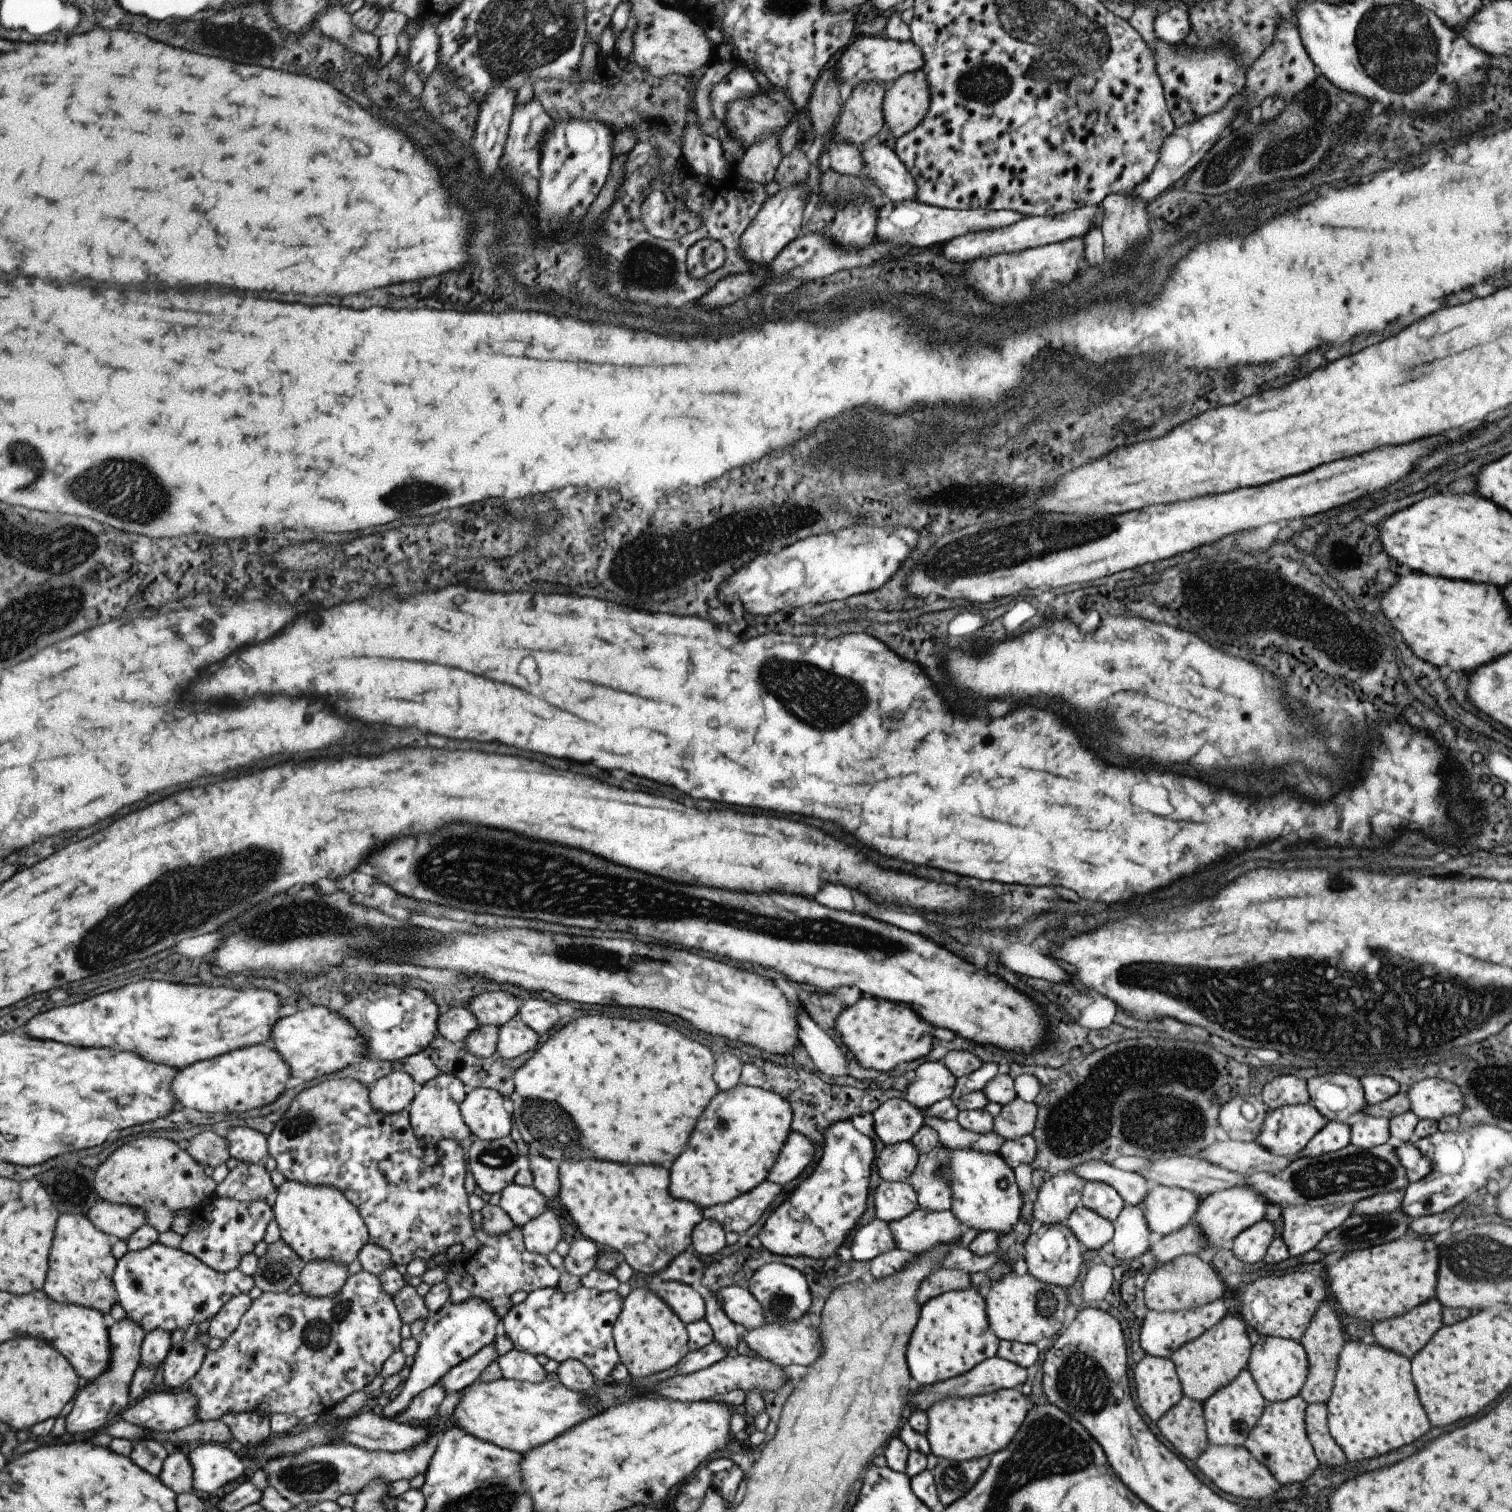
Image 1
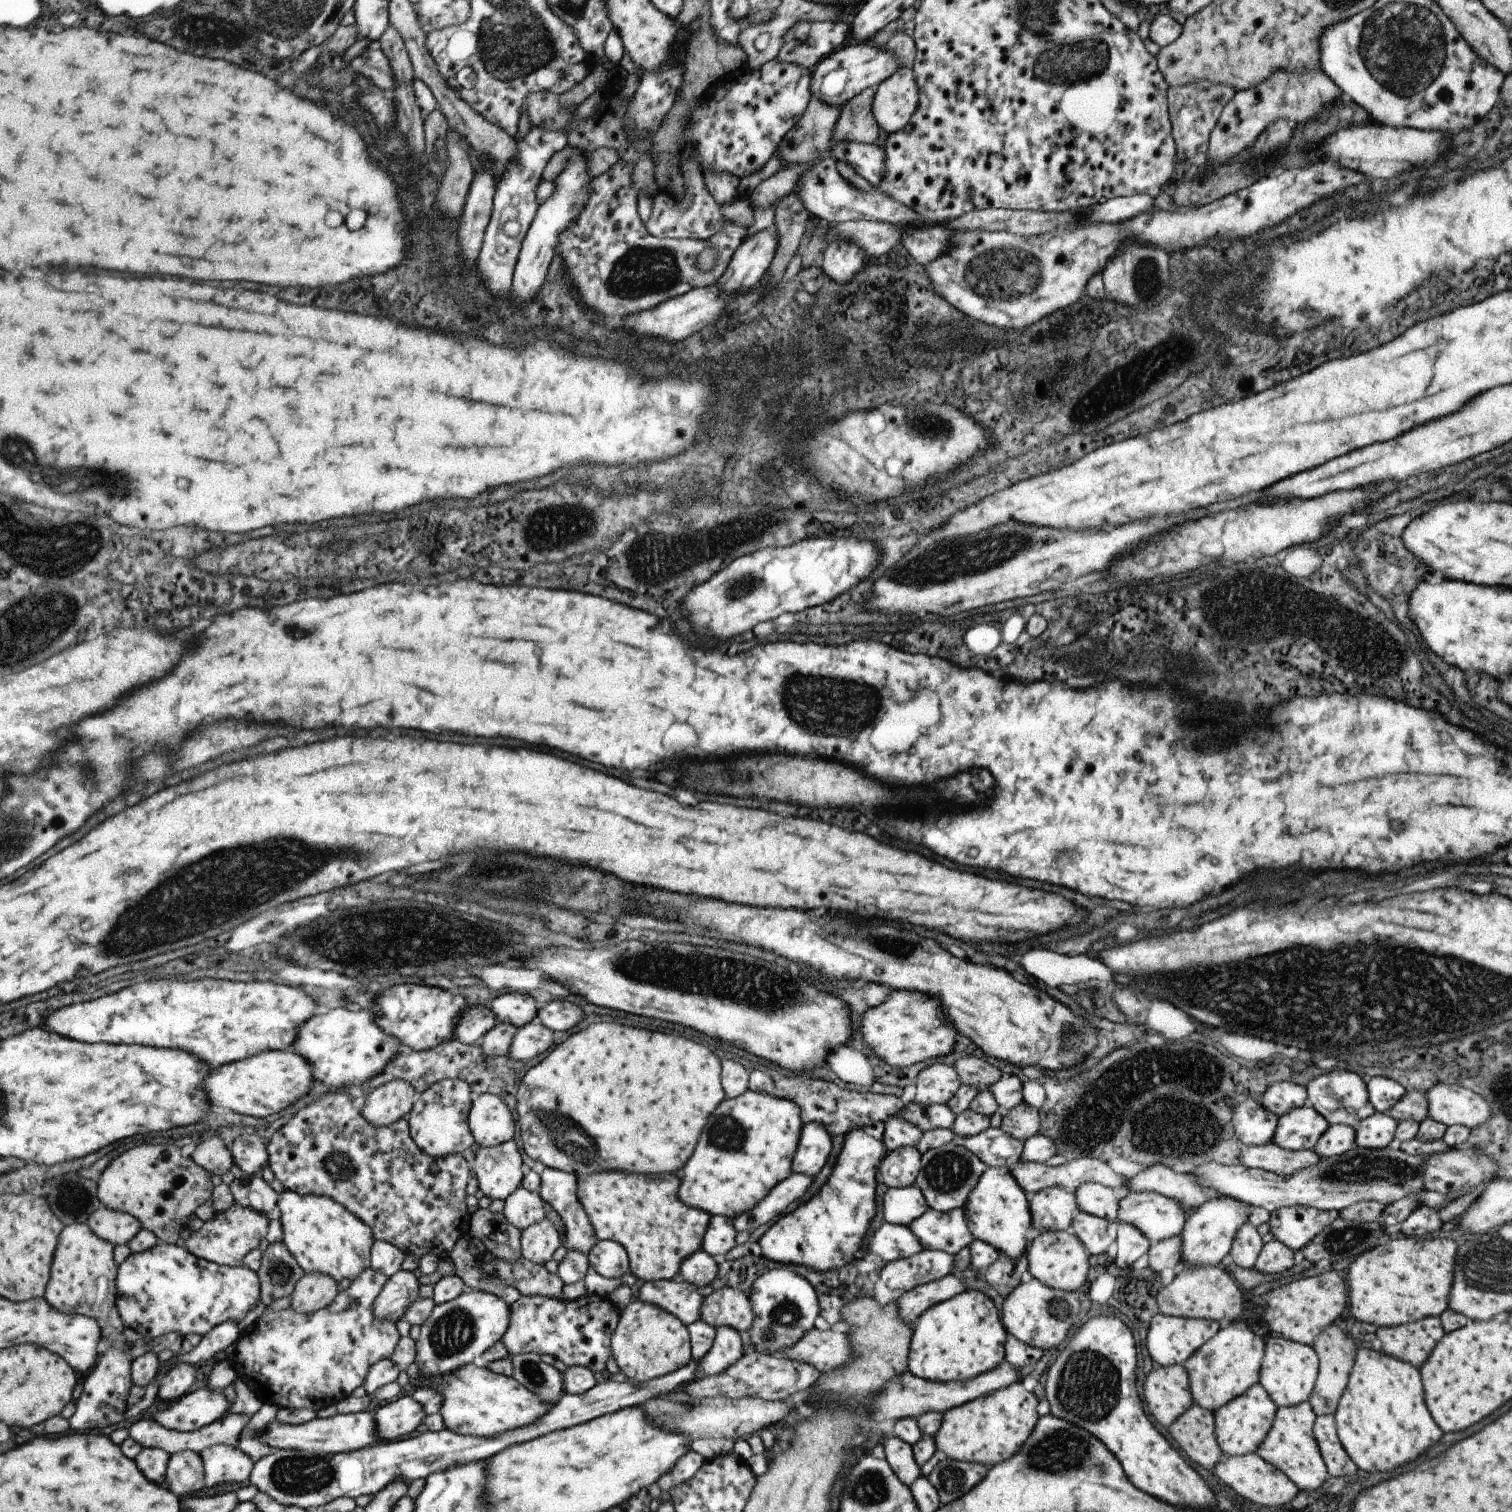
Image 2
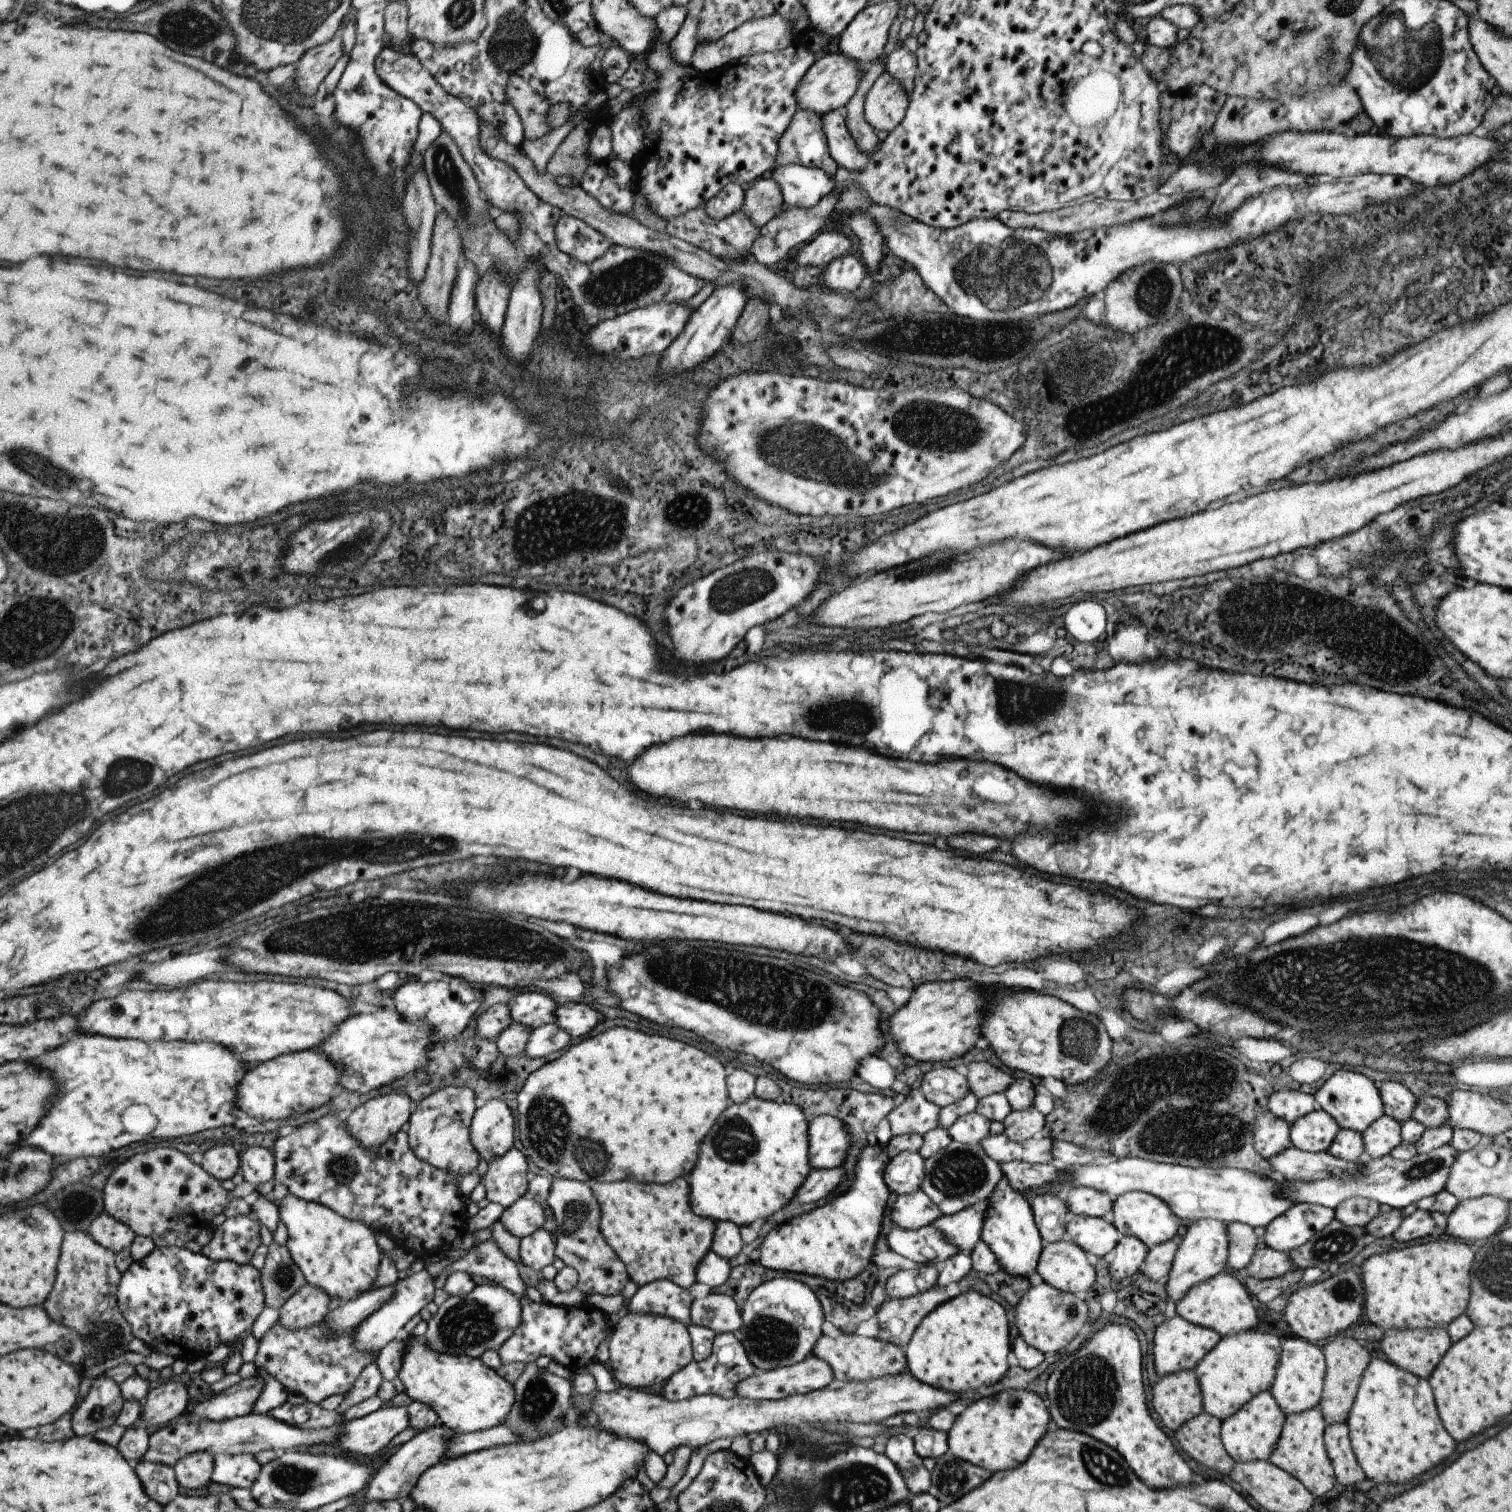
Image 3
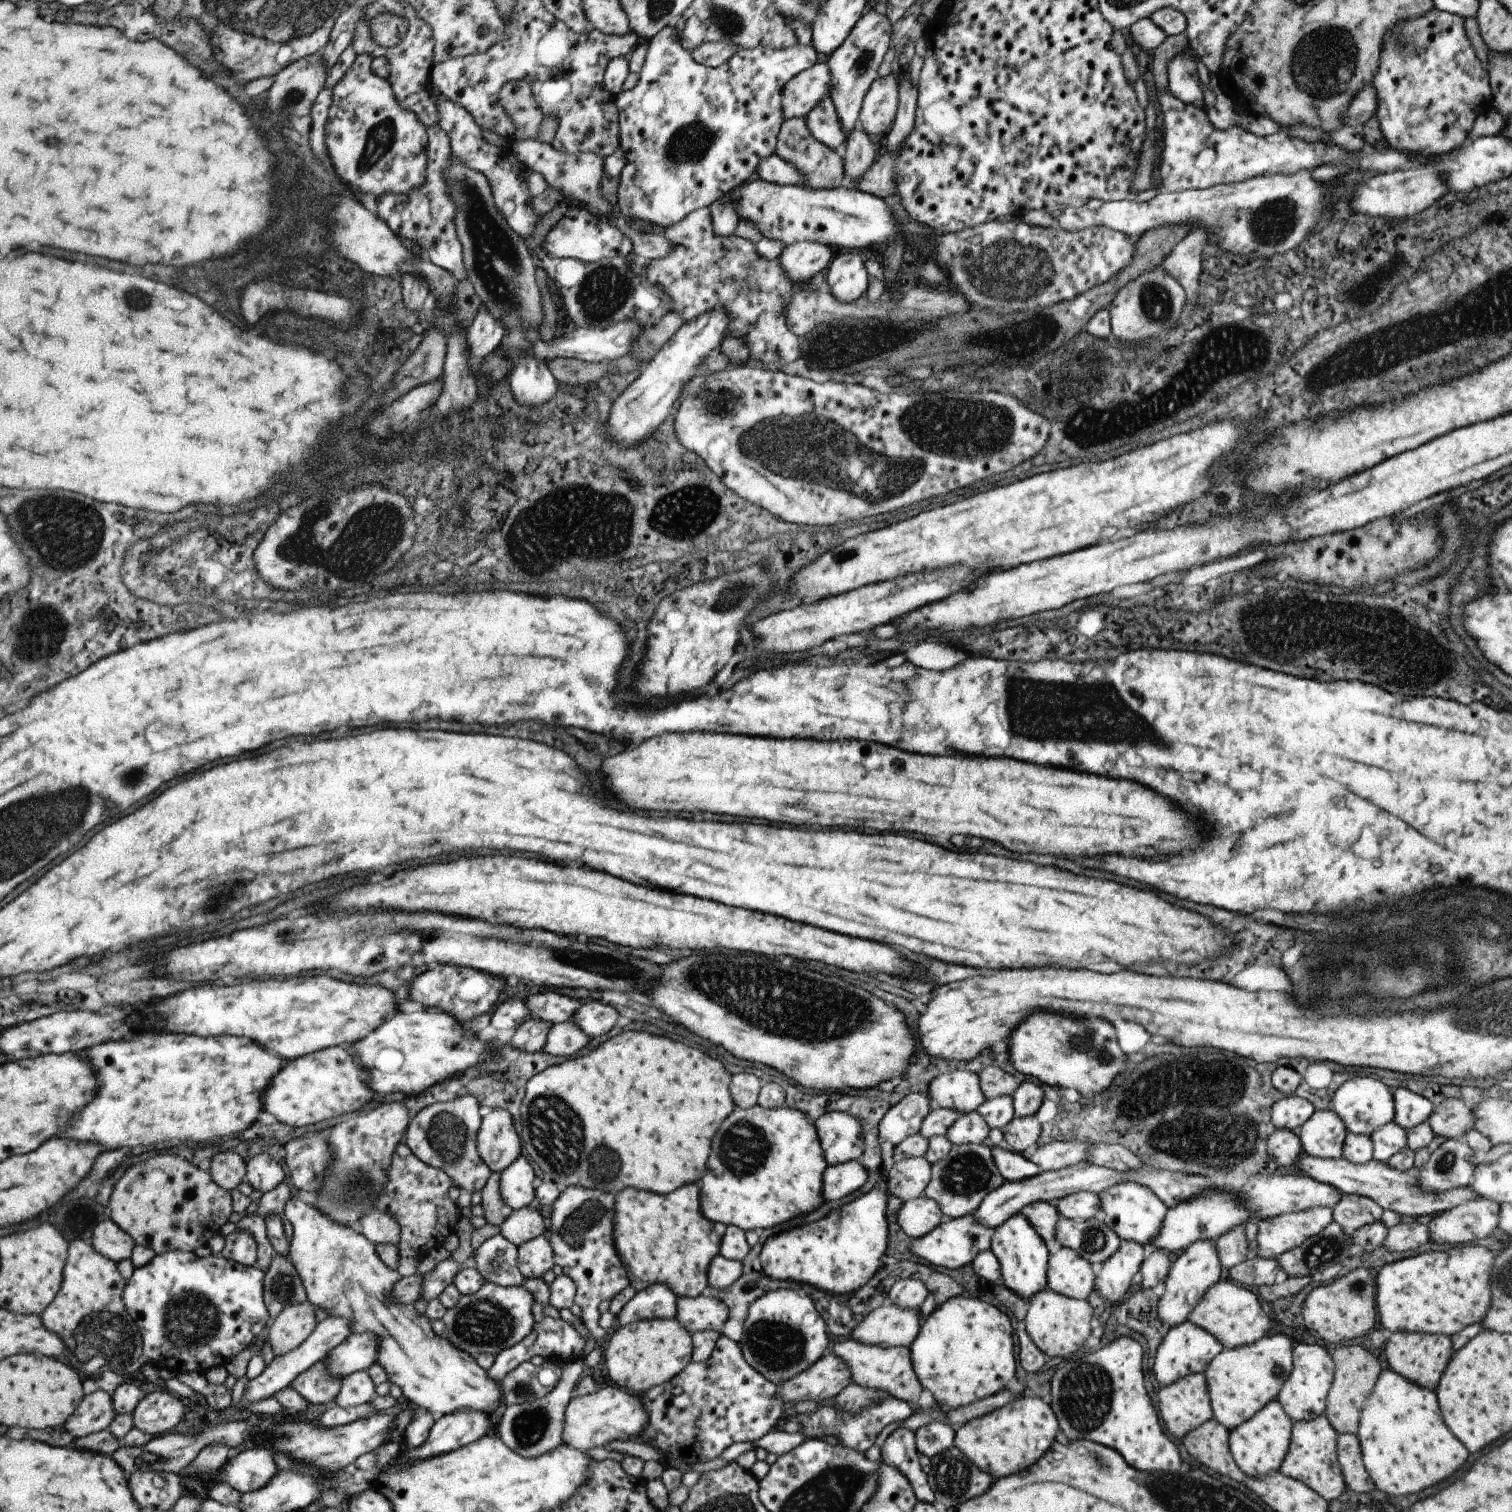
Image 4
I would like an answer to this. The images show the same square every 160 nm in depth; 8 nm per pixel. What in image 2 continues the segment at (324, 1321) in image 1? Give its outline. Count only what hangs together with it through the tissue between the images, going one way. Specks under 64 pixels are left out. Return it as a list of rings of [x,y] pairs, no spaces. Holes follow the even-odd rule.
[[[369,1269],[361,1272],[361,1275],[357,1279],[351,1282],[350,1286],[344,1291],[339,1293],[335,1302],[320,1311],[317,1311],[313,1315],[307,1313],[297,1312],[293,1307],[284,1310],[271,1312],[267,1315],[261,1315],[251,1326],[248,1326],[244,1331],[241,1332],[237,1346],[236,1356],[233,1358],[234,1367],[238,1372],[239,1378],[241,1378],[246,1384],[255,1392],[259,1399],[264,1403],[271,1403],[279,1405],[280,1407],[311,1407],[311,1408],[322,1408],[329,1406],[330,1404],[337,1404],[339,1400],[345,1400],[349,1398],[359,1386],[362,1386],[369,1368],[373,1364],[379,1362],[381,1359],[387,1359],[389,1355],[393,1354],[395,1348],[395,1342],[398,1342],[400,1336],[397,1334],[396,1324],[391,1321],[382,1321],[375,1316],[373,1311],[373,1302],[379,1294],[381,1294],[382,1288],[386,1284],[388,1276],[385,1276],[382,1272]]]

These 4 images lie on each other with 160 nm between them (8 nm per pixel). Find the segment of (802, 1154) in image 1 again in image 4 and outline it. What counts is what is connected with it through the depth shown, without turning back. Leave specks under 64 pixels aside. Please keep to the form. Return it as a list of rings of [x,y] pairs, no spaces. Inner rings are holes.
[[[843,1111],[821,1115],[813,1124],[827,1165],[857,1161],[864,1142],[859,1121]]]

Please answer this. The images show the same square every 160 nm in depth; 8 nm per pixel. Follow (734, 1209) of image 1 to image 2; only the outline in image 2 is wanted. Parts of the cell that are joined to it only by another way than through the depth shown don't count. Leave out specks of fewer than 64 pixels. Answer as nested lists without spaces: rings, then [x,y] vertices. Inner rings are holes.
[[[792,1172],[785,1180],[779,1181],[769,1189],[758,1205],[733,1217],[731,1220],[734,1229],[746,1230],[750,1233],[758,1226],[763,1226],[773,1218],[781,1216],[783,1212],[787,1212],[791,1202],[797,1202],[803,1198],[812,1180],[811,1175]]]

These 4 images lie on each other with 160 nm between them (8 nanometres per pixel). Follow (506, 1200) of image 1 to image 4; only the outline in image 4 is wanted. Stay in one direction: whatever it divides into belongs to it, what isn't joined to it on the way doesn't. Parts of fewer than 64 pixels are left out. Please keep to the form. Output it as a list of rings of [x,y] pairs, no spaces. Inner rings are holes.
[[[535,1205],[512,1210],[499,1225],[500,1235],[518,1247],[543,1234],[543,1220]]]

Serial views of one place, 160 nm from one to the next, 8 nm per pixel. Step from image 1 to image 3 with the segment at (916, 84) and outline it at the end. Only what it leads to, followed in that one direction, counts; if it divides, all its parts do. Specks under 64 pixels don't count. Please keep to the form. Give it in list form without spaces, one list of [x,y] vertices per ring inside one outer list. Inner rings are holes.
[[[883,72],[865,94],[862,113],[876,132],[889,132],[901,122],[907,105],[908,96],[902,86]]]

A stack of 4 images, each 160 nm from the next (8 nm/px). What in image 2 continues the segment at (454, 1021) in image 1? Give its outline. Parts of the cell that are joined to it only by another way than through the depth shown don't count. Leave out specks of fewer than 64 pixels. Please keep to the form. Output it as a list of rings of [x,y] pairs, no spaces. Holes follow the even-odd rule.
[[[471,1005],[462,1010],[457,1024],[454,1026],[454,1034],[459,1042],[470,1045],[479,1040],[482,1036],[497,1023],[491,1009],[485,1005]]]

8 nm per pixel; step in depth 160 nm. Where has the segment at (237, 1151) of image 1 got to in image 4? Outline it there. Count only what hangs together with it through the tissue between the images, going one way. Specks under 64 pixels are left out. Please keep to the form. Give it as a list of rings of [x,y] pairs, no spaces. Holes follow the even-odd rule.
[[[267,1153],[258,1154],[248,1162],[246,1180],[253,1189],[263,1194],[276,1189],[285,1178],[287,1174],[281,1164]]]

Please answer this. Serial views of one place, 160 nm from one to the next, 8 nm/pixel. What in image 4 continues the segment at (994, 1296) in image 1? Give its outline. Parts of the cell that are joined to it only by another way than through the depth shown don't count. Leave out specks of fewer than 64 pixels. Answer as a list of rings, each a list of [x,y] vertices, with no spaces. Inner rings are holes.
[[[1048,1288],[1040,1290],[1028,1300],[1025,1318],[1021,1321],[1031,1342],[1047,1358],[1055,1356],[1067,1356],[1071,1352],[1081,1348],[1083,1342],[1090,1334],[1091,1306],[1087,1300],[1072,1299],[1061,1296]]]

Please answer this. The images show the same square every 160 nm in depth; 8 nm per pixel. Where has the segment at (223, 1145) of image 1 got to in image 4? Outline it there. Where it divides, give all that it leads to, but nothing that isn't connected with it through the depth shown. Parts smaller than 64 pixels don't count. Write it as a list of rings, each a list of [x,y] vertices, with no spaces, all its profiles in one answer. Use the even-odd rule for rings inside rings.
[[[233,1151],[217,1153],[211,1158],[210,1173],[218,1185],[228,1191],[246,1180],[248,1162]]]

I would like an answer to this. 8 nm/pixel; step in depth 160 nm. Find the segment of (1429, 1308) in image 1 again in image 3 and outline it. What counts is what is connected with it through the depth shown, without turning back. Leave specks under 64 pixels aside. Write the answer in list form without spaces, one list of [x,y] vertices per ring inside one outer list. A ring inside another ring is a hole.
[[[1443,1327],[1432,1329],[1384,1329],[1379,1344],[1385,1358],[1397,1368],[1410,1372],[1413,1376],[1428,1380],[1432,1370],[1443,1358],[1451,1344],[1448,1332]]]

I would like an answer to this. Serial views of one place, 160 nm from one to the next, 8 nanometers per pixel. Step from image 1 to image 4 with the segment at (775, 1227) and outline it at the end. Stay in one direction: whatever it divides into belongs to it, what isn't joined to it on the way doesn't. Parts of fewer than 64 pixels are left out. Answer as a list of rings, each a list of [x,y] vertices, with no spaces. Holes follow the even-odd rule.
[[[876,1185],[863,1196],[842,1205],[822,1219],[771,1236],[762,1244],[758,1254],[760,1272],[773,1280],[800,1282],[830,1295],[851,1294],[866,1285],[881,1266],[879,1258],[887,1246],[886,1196],[886,1190],[883,1192]]]

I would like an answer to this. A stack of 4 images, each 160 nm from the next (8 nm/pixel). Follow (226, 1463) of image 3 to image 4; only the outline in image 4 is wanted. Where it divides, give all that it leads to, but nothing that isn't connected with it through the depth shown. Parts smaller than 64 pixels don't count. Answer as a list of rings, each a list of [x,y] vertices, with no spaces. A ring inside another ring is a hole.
[[[253,1447],[229,1460],[221,1472],[223,1480],[243,1494],[267,1486],[280,1470],[269,1449]]]

